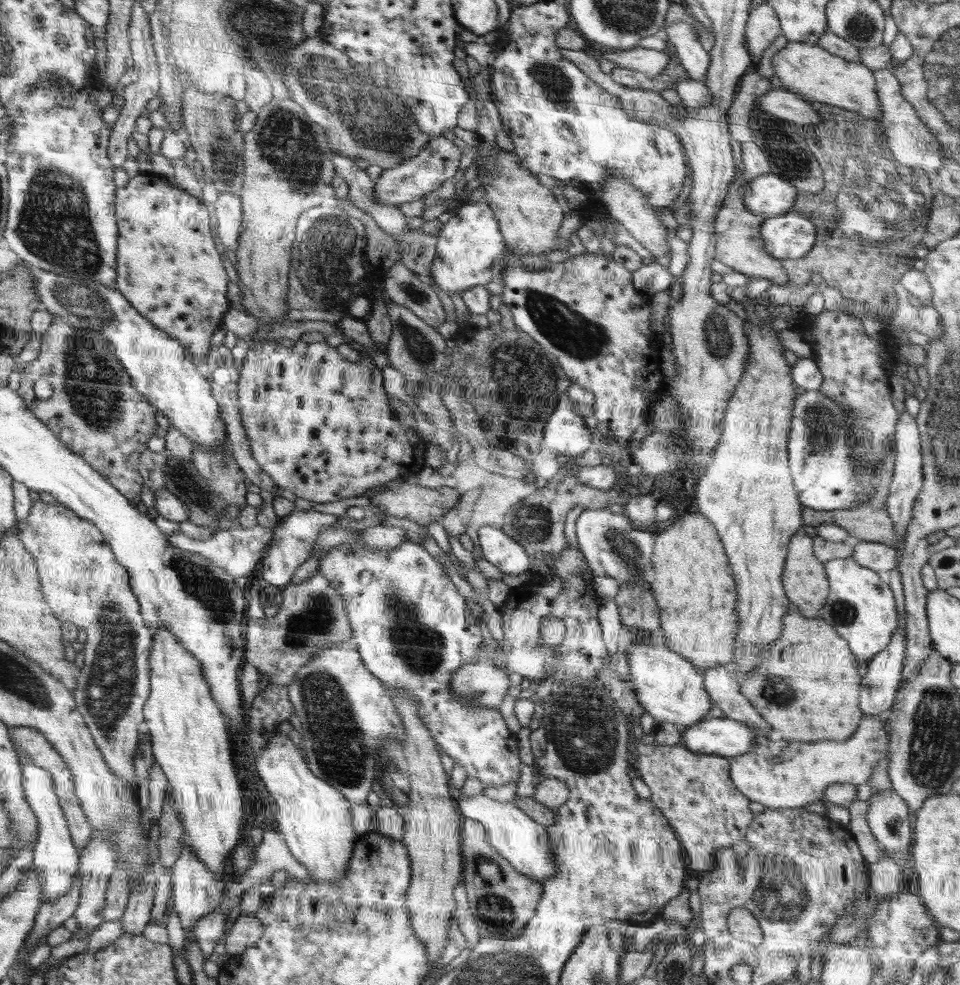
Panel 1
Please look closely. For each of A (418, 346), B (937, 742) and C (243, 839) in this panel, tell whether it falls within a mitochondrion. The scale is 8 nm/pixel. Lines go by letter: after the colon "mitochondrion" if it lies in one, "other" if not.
A: mitochondrion
B: mitochondrion
C: other

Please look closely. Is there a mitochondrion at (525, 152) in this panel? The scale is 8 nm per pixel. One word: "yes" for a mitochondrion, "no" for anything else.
no

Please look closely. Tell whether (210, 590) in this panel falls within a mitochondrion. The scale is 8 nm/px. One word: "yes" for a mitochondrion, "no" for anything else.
yes

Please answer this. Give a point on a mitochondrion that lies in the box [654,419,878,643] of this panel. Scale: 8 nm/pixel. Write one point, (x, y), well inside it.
(843, 614)

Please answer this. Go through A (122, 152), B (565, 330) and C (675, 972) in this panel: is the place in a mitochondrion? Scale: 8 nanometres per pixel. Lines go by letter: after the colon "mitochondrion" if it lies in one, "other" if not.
A: other
B: mitochondrion
C: mitochondrion

